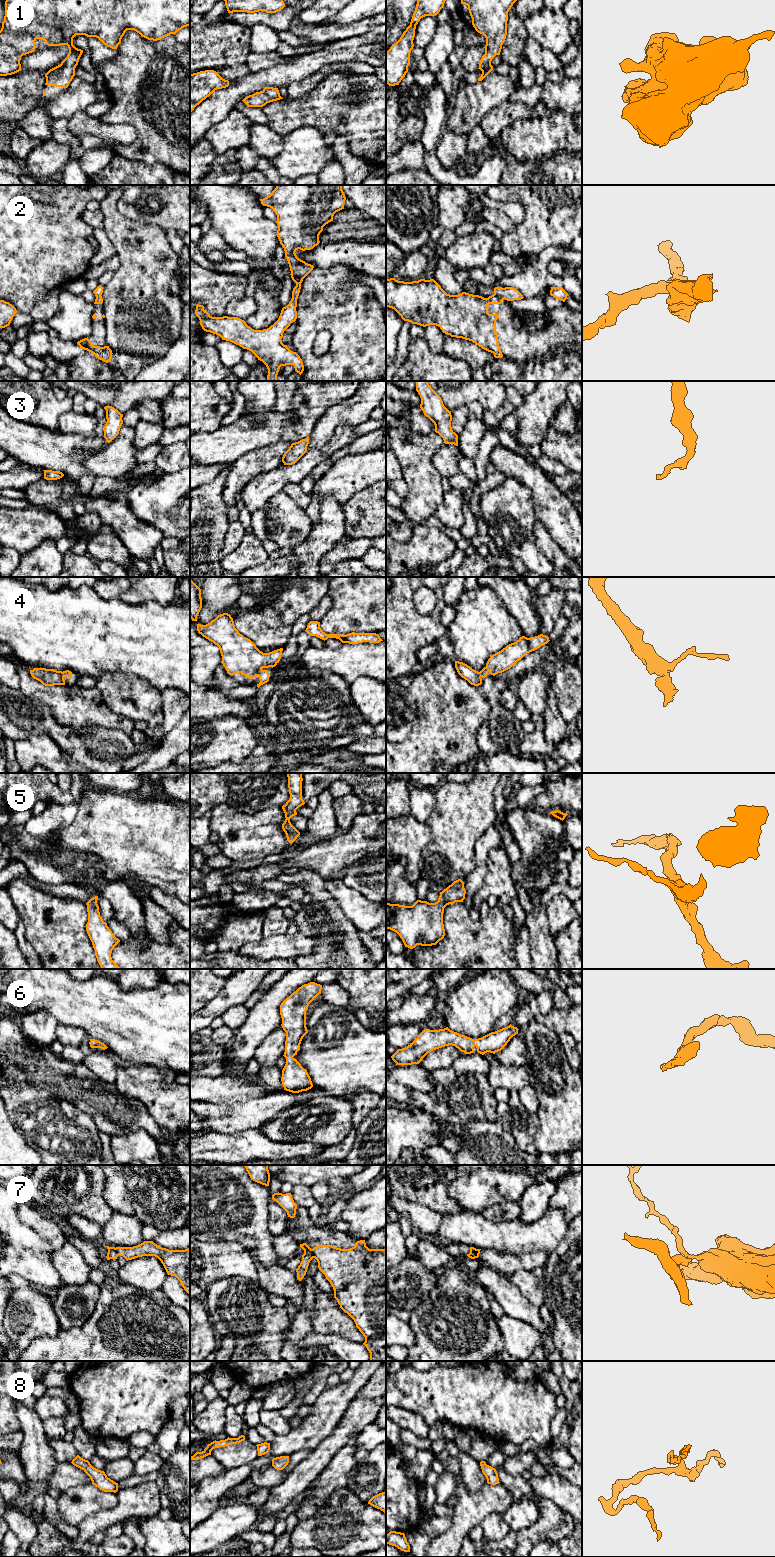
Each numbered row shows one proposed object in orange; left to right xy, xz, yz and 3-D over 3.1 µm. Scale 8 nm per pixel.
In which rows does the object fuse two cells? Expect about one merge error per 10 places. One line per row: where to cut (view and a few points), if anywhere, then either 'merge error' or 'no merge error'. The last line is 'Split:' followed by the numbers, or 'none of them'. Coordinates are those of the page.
1: cut none; no merge error
2: cut yz (494, 293), (503, 299); merge error
3: cut none; no merge error
4: cut none; no merge error
5: cut none; no merge error
6: cut none; no merge error
7: cut xz (311, 1249), (313, 1257); merge error
8: cut none; no merge error
Split: 2, 7

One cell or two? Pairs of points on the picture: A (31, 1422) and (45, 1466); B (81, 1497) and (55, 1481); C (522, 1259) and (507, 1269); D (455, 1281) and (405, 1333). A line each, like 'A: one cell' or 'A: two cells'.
A: one cell
B: two cells
C: one cell
D: two cells

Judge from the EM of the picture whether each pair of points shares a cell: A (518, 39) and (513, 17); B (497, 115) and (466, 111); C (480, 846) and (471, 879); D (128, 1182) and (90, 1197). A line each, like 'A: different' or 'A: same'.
A: same
B: different
C: same
D: different

